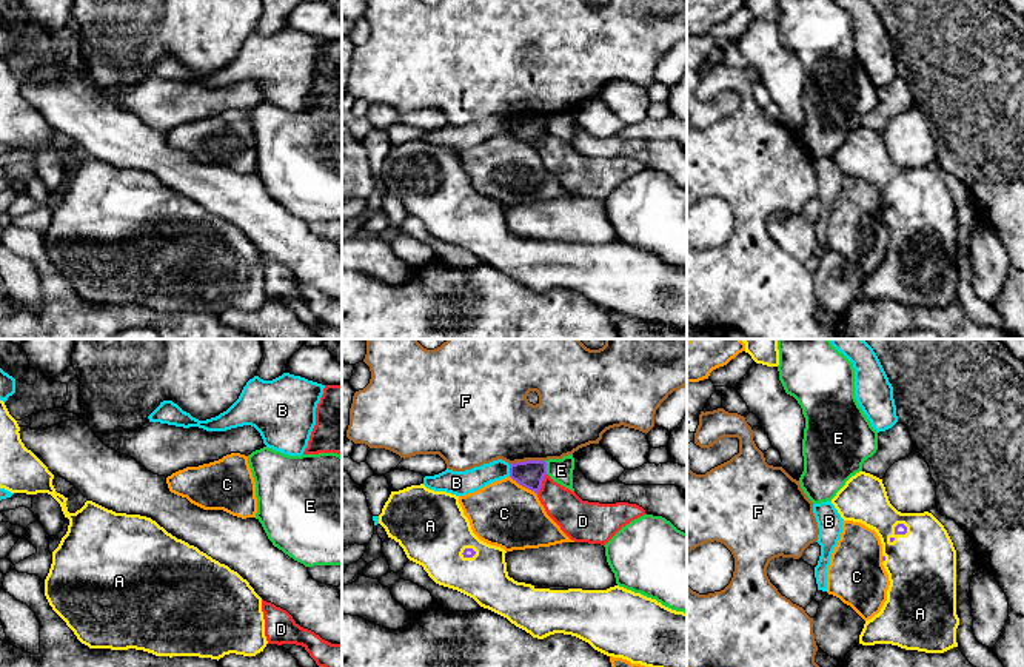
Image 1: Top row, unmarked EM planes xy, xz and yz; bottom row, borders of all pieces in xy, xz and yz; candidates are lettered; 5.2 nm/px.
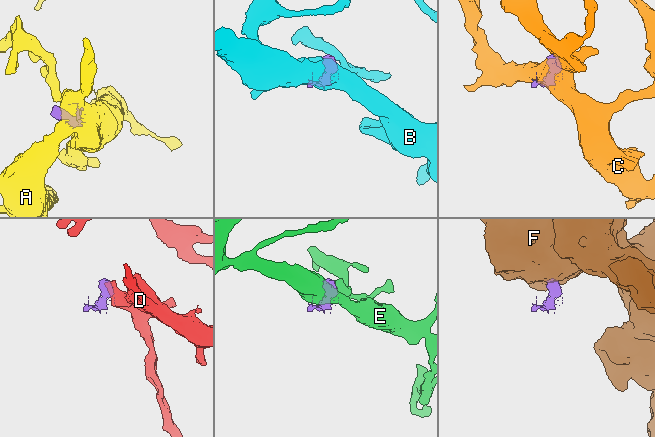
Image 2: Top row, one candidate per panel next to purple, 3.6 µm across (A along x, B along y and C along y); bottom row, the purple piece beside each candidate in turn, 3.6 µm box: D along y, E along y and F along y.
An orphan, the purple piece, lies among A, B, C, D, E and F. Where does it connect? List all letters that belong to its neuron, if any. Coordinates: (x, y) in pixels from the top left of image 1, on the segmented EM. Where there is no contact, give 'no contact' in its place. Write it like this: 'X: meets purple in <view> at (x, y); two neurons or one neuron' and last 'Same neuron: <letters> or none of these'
A: meets purple in yz at (895, 532); one neuron
B: meets purple in xz at (510, 470); two neurons
C: meets purple in xz at (522, 486); two neurons
D: meets purple in xz at (541, 484); two neurons
E: meets purple in xz at (545, 467); two neurons
F: meets purple in xz at (527, 461); two neurons
Same neuron: A

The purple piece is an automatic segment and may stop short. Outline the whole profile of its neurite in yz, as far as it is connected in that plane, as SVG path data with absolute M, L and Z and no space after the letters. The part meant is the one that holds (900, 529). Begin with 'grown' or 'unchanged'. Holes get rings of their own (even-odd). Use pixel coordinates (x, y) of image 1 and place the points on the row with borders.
grown; M865 471L852 476L832 504L844 521L861 522L876 531L890 581L887 601L878 615L865 621L859 644L892 644L925 653L958 647L956 550L944 525L929 511L898 511L888 501L882 479Z

